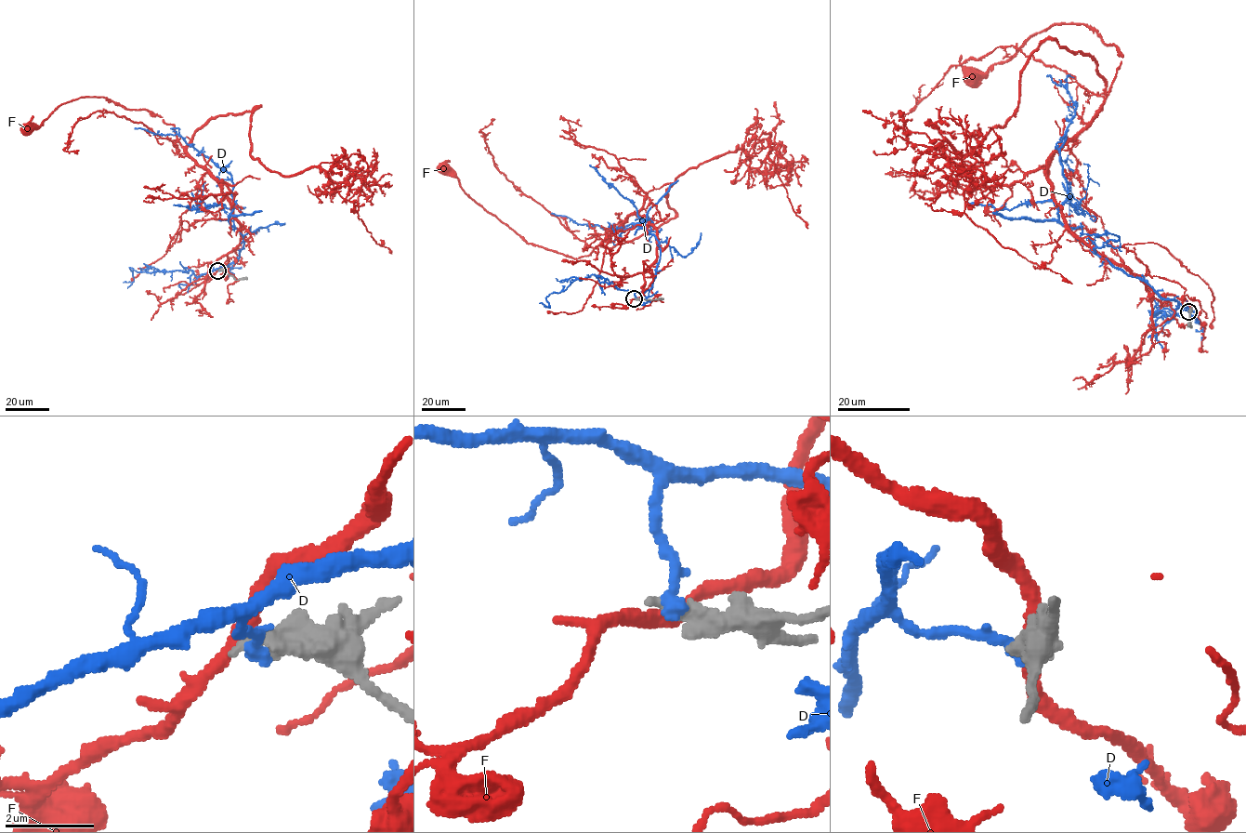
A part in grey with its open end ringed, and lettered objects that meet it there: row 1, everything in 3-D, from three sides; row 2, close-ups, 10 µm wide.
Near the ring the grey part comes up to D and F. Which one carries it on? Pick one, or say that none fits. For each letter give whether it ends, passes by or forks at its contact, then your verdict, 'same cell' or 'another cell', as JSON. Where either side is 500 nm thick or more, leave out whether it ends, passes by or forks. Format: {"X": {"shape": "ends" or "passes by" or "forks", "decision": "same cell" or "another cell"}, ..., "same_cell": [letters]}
{"D": {"shape": "ends", "decision": "another cell"}, "F": {"shape": "passes by", "decision": "another cell"}, "same_cell": []}

